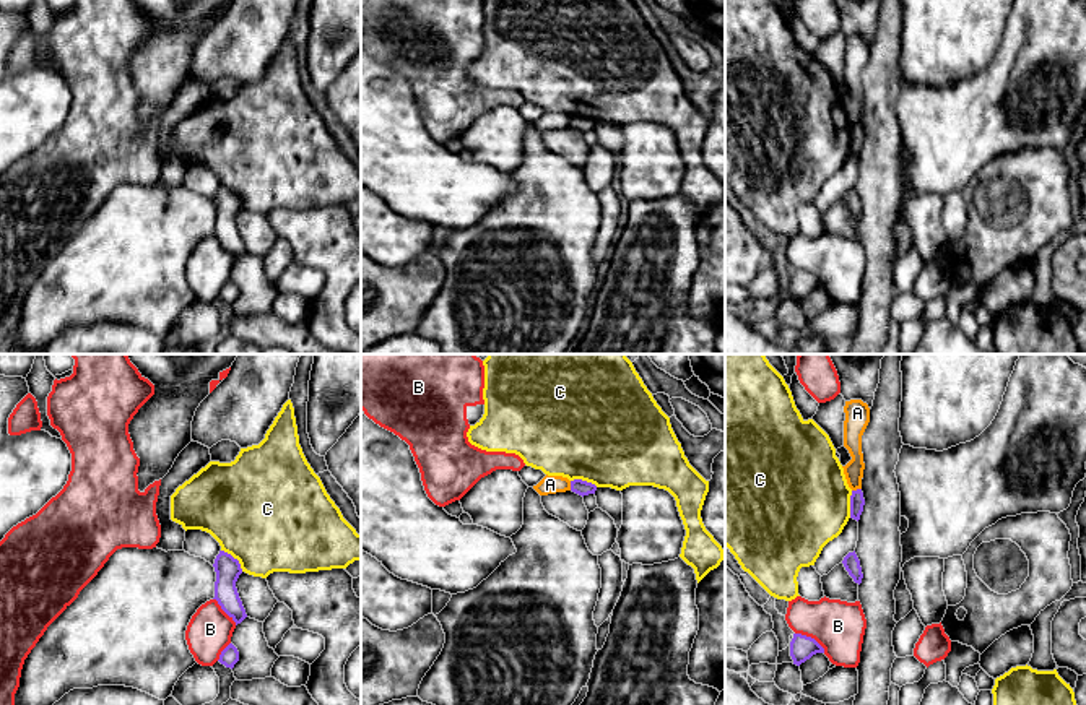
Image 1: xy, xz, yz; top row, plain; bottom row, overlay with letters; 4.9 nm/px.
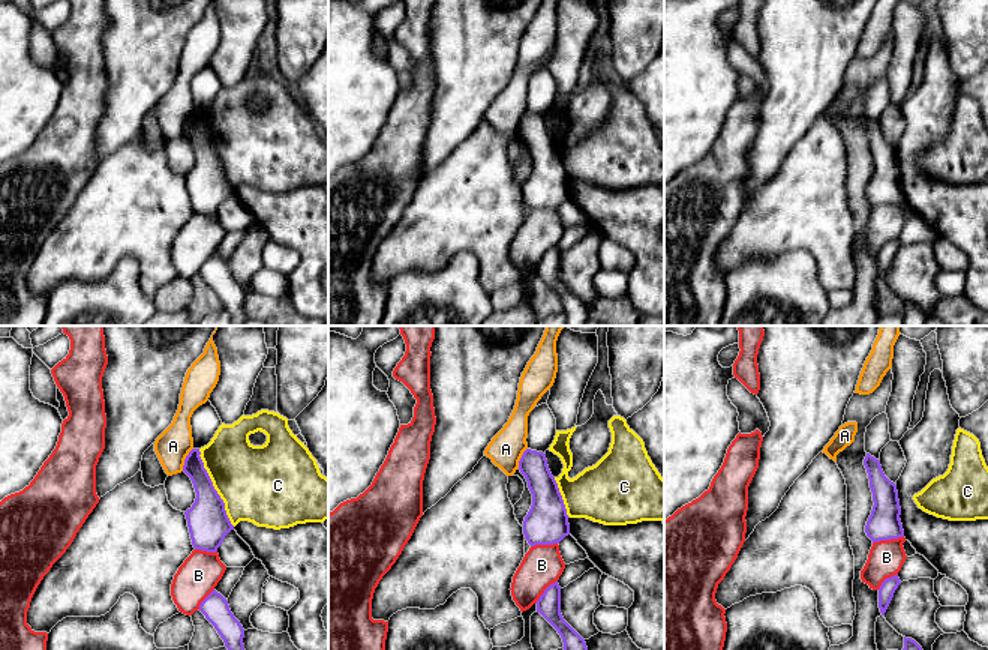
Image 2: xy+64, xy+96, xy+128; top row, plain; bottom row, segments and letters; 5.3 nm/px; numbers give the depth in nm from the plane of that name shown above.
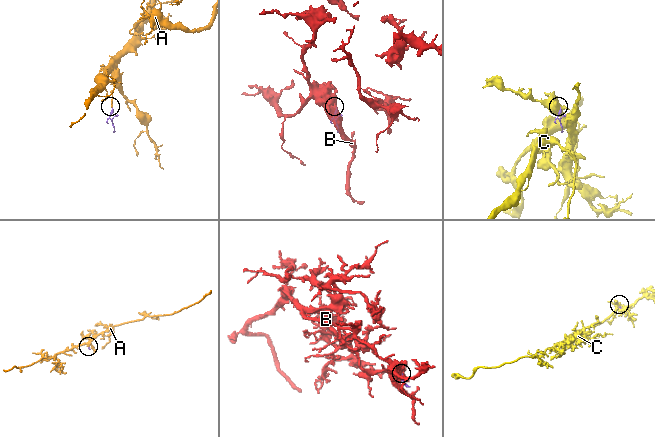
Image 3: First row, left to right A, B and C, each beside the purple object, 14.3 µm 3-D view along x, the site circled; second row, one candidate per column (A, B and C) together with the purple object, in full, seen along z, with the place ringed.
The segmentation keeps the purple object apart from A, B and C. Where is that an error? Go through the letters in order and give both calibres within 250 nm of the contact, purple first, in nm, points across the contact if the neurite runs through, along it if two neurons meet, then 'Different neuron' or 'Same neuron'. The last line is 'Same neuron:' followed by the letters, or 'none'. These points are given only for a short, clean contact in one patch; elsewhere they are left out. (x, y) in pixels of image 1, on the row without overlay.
A: Thickness 80 nm (purple) against 100 nm. Boundary: xz (569, 117), (571, 125). Different neuron
B: Thickness 120 nm (purple) against 260 nm. Different neuron
C: Thickness 130 nm (purple) against 500 nm. Boundary: xy (221, 185), (230, 189), (243, 207). Different neuron
Same neuron: none

